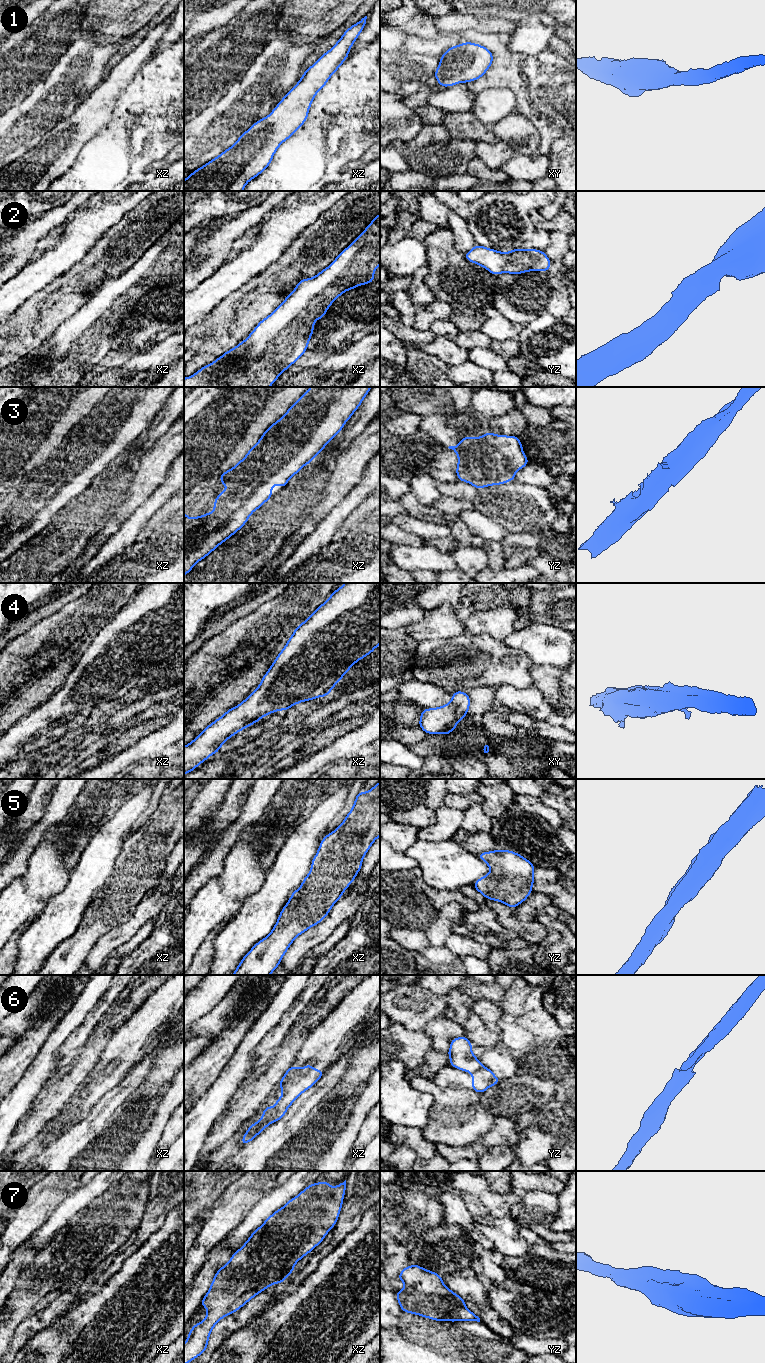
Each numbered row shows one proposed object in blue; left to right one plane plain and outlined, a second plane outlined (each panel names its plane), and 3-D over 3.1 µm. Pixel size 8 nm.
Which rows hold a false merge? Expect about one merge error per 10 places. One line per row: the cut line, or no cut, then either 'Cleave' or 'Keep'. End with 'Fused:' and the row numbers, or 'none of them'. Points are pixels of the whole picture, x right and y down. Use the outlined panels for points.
1: No split. Keep
2: No split. Keep
3: No split. Keep
4: No split. Keep
5: No split. Keep
6: Split along yz (482, 1066), (472, 1073). Cleave
7: No split. Keep
Fused: 6

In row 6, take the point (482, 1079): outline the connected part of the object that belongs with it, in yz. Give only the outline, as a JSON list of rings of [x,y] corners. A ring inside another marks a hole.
[[[482,1067],[472,1073],[472,1090],[482,1093],[500,1081],[489,1068]]]

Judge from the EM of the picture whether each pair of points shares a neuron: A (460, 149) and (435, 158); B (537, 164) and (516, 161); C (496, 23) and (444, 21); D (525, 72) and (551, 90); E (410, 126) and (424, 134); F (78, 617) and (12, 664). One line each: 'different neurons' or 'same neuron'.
A: same neuron
B: same neuron
C: same neuron
D: same neuron
E: different neurons
F: same neuron

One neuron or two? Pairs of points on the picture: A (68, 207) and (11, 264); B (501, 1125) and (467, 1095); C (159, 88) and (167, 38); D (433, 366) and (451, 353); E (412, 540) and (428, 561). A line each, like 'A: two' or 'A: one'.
A: one
B: two
C: two
D: two
E: two

